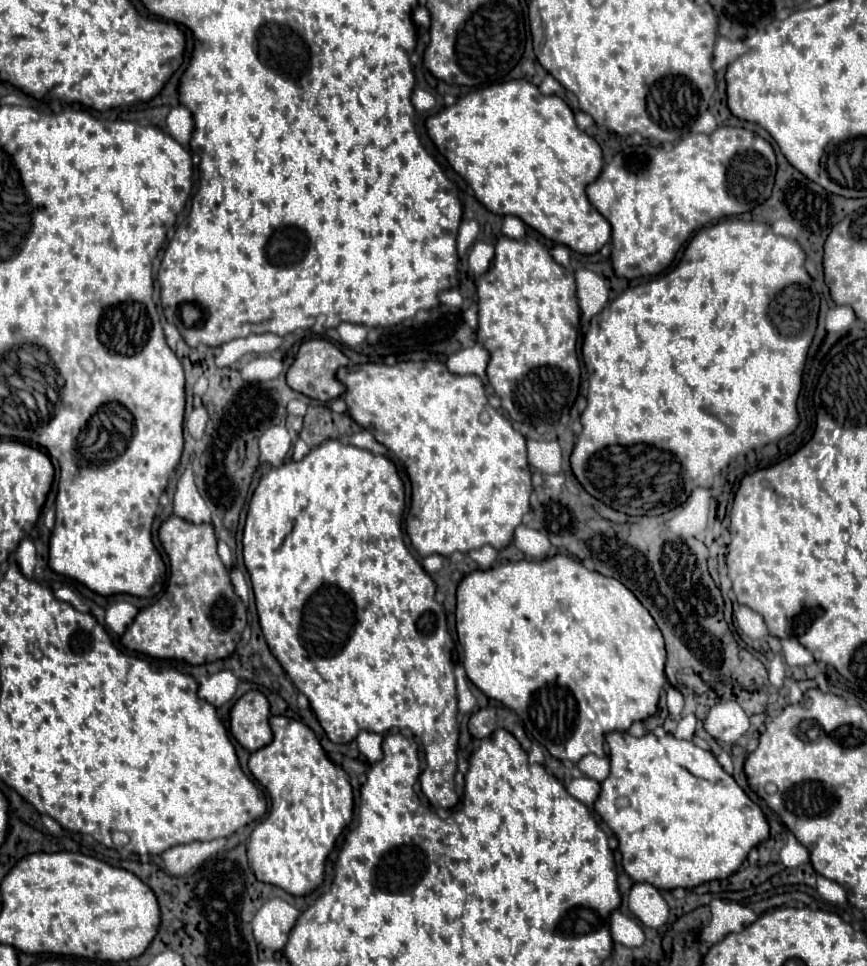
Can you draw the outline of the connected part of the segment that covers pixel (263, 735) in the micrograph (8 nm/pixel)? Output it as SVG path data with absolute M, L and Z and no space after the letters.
M259 691L245 693L231 711L231 733L247 749L259 751L273 741L269 727L269 701Z

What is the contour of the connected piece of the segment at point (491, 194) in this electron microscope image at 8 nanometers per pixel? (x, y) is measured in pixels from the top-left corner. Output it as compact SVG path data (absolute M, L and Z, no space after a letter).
M515 79L465 95L455 105L429 117L425 125L437 149L471 185L477 199L489 211L497 215L515 215L553 243L565 245L581 255L593 255L609 243L611 225L589 203L585 193L585 187L593 183L603 169L601 147L593 137L577 127L573 111L557 95L541 95L533 83Z

